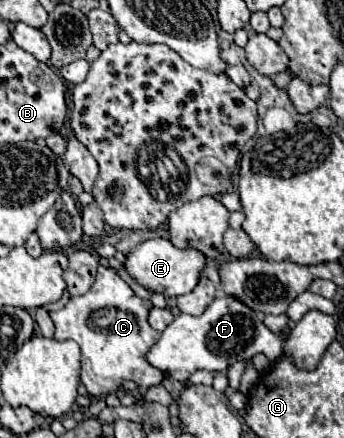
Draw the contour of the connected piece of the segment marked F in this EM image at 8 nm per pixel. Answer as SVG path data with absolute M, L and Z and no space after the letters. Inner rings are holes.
M230 295L216 297L210 307L200 317L180 313L160 335L158 343L148 353L148 363L166 373L172 379L186 383L186 379L198 371L226 371L232 363L250 359L258 353L264 353L270 361L276 361L282 353L284 341L274 335L258 317L256 311L250 311L238 299L230 299Z

